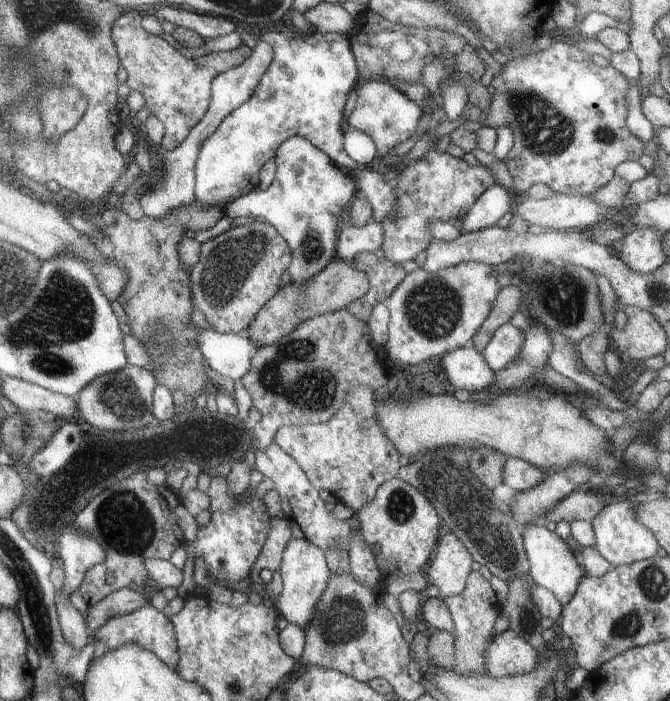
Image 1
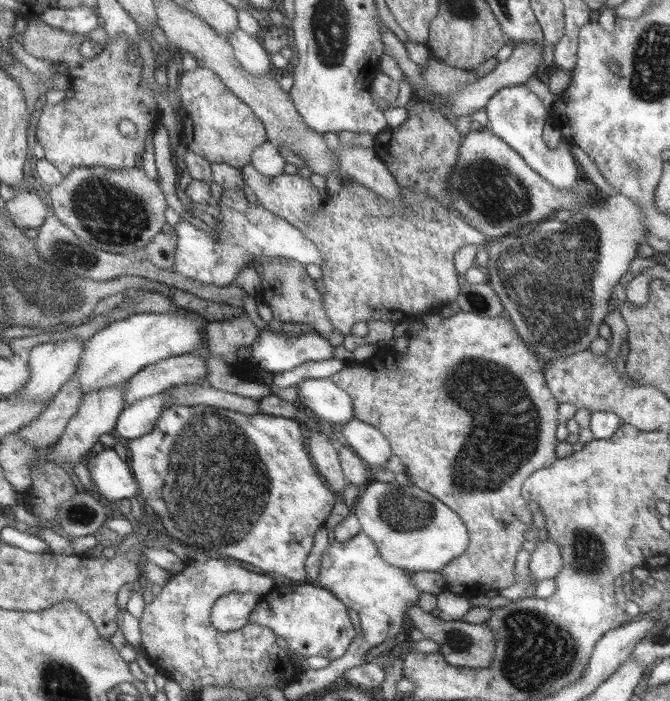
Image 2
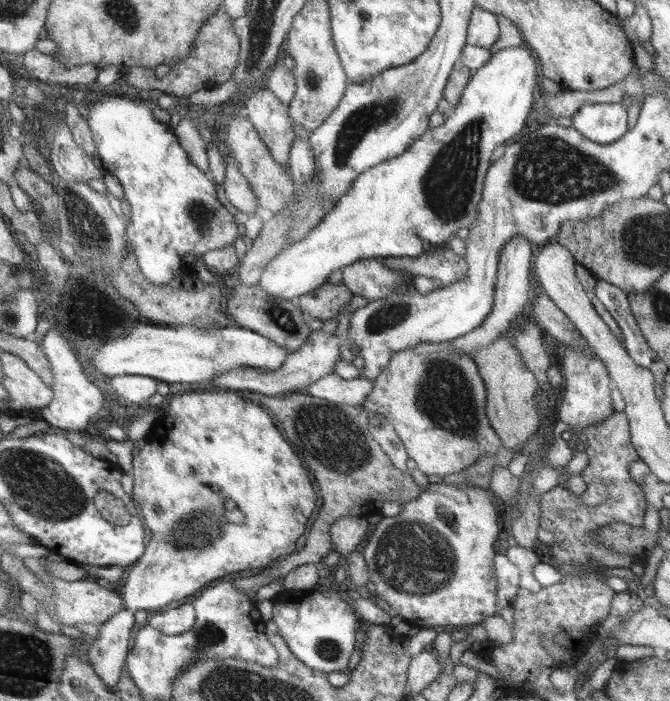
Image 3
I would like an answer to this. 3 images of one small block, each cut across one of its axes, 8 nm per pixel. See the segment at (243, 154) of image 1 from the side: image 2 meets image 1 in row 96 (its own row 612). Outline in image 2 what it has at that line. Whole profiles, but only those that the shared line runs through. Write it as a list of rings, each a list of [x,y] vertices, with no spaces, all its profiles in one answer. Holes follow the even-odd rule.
[[[315,583],[307,585],[308,592],[280,594],[276,588],[266,592],[250,613],[247,626],[260,625],[272,630],[276,636],[282,636],[290,650],[296,654],[324,656],[330,661],[340,658],[349,650],[354,638],[354,624],[348,618],[346,605],[339,598],[334,598],[332,591],[324,590]]]

